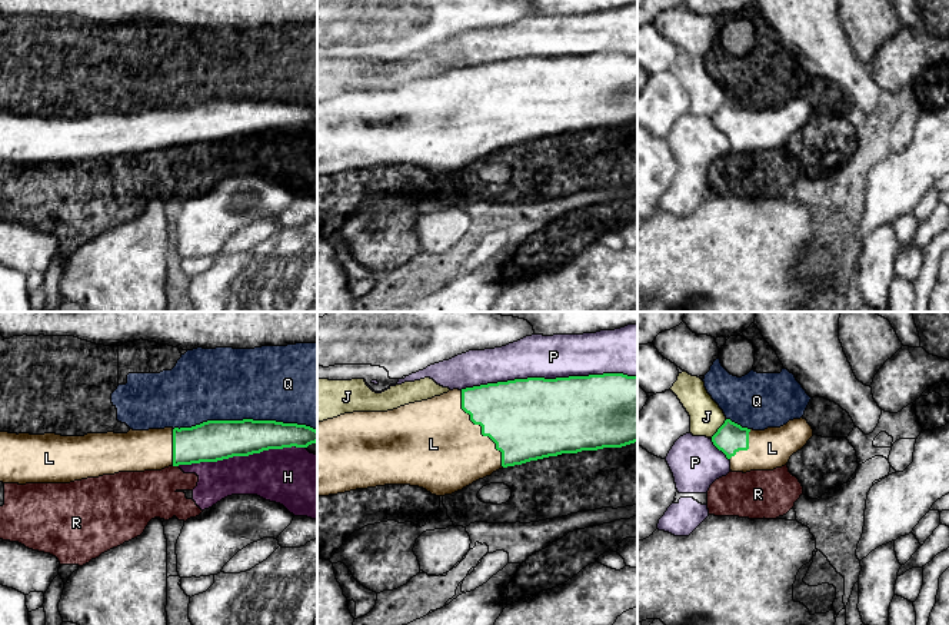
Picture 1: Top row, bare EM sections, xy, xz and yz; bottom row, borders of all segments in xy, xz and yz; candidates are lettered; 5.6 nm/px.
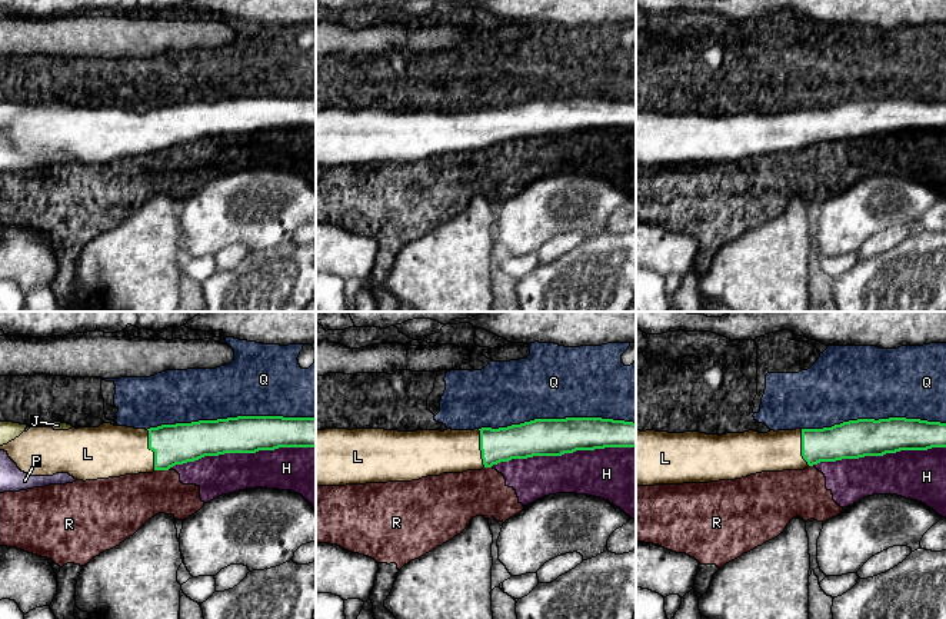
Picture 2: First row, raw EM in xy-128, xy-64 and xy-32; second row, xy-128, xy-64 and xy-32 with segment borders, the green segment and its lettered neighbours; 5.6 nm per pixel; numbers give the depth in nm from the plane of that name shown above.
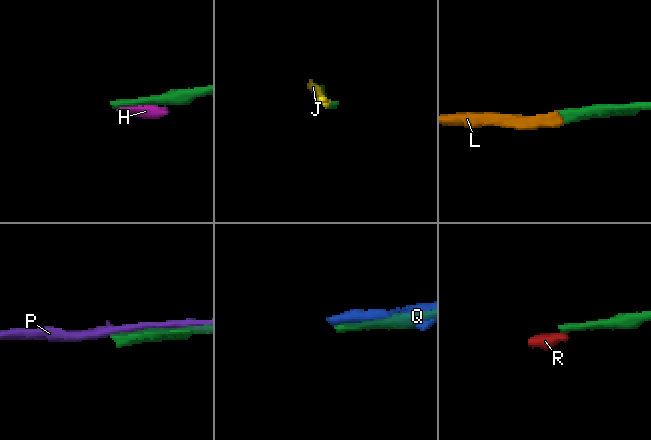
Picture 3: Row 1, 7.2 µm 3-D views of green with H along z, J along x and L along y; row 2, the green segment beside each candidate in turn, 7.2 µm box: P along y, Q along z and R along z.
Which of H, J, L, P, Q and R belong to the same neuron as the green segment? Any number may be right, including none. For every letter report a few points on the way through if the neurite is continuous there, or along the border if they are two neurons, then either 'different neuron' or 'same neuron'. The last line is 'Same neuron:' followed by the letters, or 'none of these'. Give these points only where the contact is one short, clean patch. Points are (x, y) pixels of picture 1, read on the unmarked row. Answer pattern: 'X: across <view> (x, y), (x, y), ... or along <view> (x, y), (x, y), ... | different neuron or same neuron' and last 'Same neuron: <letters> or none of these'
H: different neuron
J: different neuron
L: same neuron
P: different neuron
Q: different neuron
R: along xy (173, 145), (177, 146) | different neuron
Same neuron: L

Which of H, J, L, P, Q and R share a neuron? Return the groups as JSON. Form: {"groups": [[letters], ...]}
{"groups": [["H", "R"], ["J"], ["L"], ["P"], ["Q"]]}

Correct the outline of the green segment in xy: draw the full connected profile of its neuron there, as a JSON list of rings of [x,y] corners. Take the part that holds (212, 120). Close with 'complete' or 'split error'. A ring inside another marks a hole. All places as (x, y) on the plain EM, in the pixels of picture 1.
[[[207,100],[192,107],[61,116],[0,112],[0,162],[70,163],[119,152],[217,142],[269,129],[307,127],[317,110],[276,100]]] | split error

